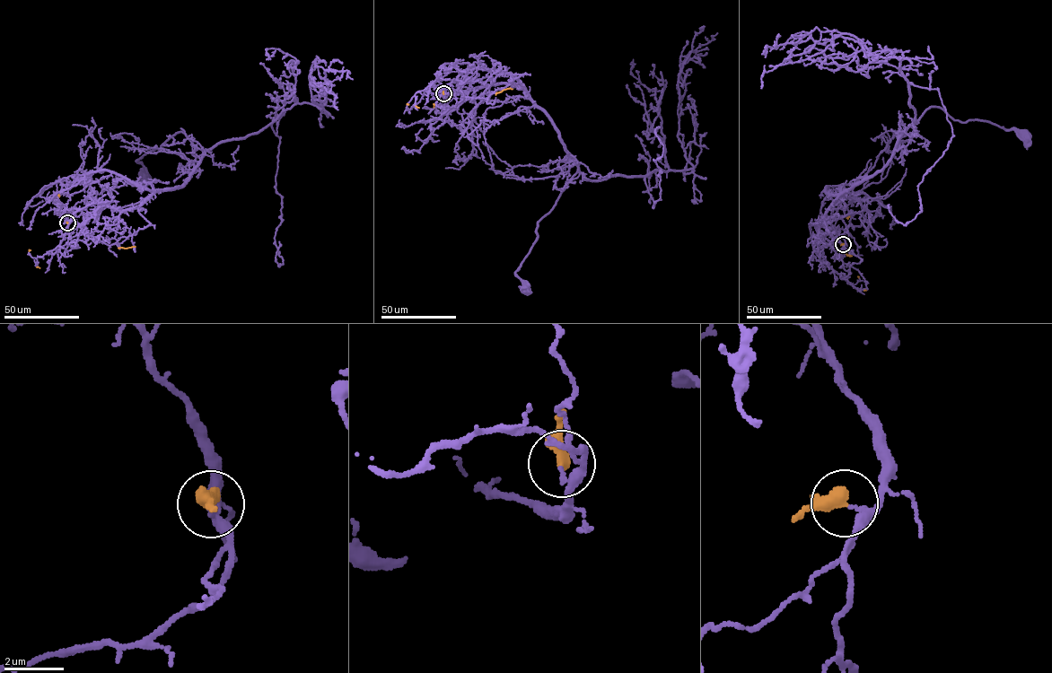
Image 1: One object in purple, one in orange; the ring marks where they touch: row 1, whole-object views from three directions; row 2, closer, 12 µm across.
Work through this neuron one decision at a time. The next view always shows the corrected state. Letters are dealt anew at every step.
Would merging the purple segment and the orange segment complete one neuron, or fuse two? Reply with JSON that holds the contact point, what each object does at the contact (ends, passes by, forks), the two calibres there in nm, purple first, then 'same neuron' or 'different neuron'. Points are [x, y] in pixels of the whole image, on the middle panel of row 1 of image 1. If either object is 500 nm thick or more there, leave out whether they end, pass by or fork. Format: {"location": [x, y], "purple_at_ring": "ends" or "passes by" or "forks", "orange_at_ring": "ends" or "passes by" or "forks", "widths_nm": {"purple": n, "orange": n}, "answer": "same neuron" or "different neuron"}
{"location": [443, 93], "purple_at_ring": "passes by", "orange_at_ring": "ends", "widths_nm": {"purple": 170, "orange": 480}, "answer": "different neuron"}

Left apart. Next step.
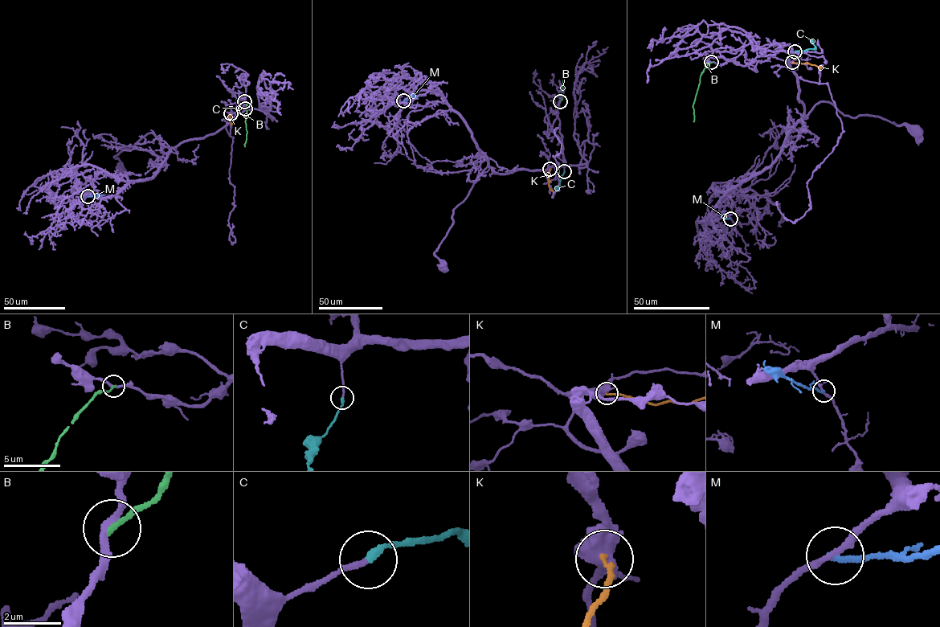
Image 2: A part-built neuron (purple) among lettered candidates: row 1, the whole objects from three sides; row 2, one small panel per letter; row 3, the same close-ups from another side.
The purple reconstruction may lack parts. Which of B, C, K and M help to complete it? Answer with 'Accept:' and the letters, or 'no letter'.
Accept: C

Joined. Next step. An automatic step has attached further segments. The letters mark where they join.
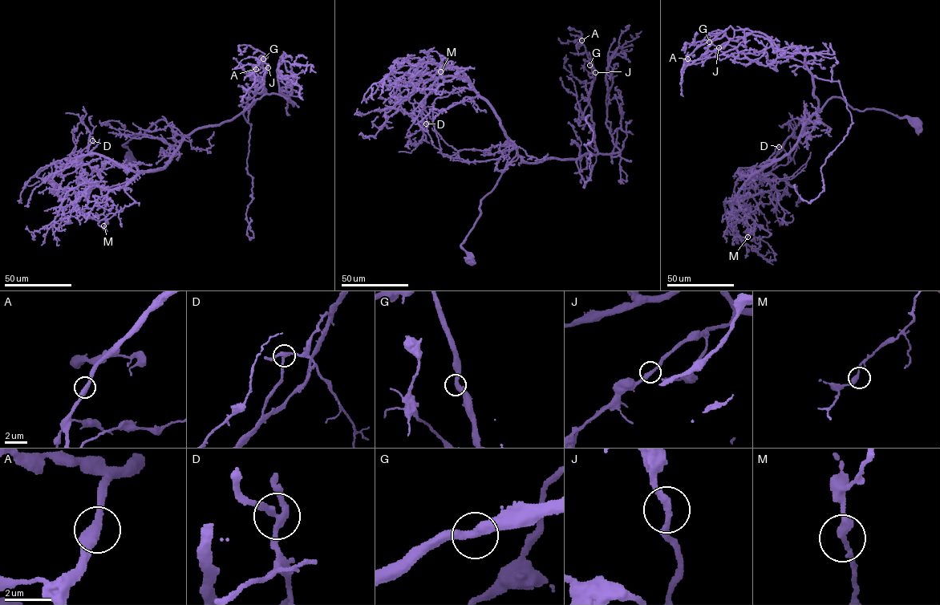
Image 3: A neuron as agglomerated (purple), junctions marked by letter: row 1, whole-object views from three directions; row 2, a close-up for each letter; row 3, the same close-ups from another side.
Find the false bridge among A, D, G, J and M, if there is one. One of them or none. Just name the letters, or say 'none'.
none

